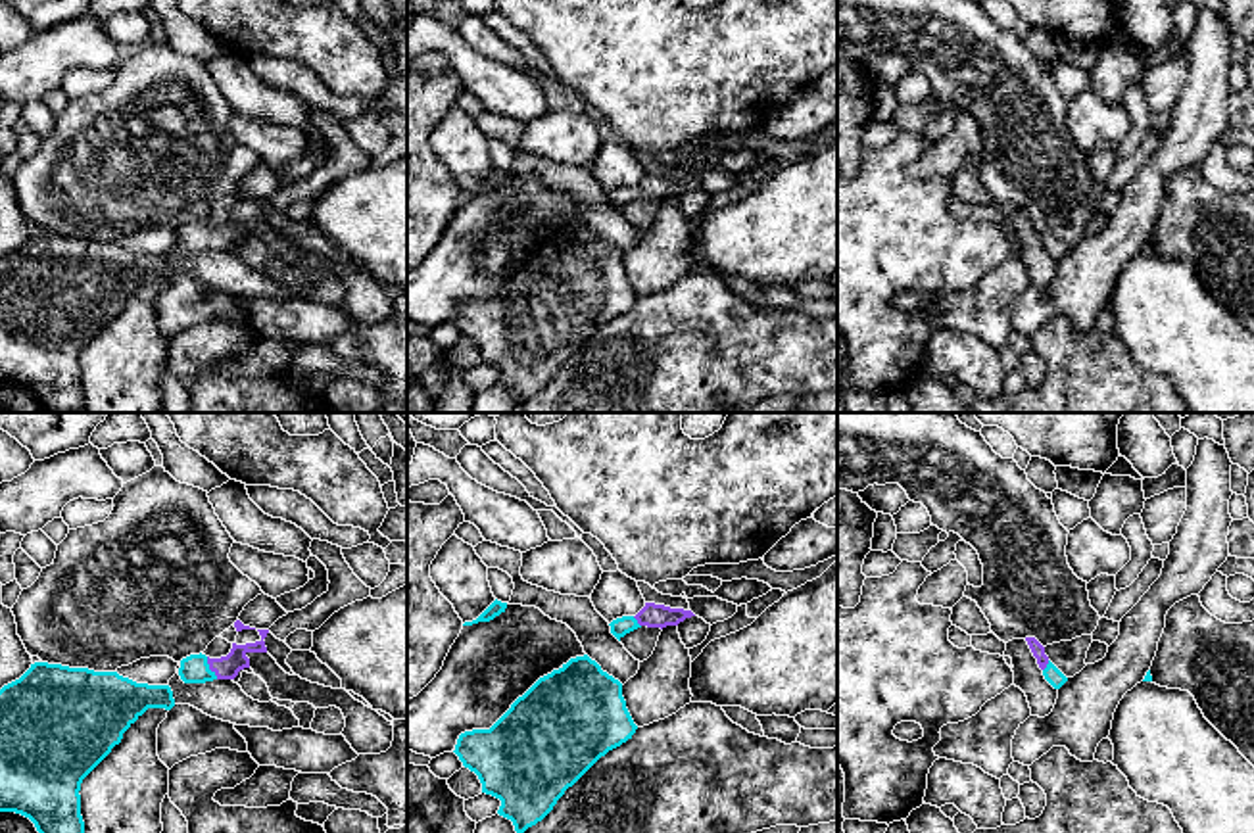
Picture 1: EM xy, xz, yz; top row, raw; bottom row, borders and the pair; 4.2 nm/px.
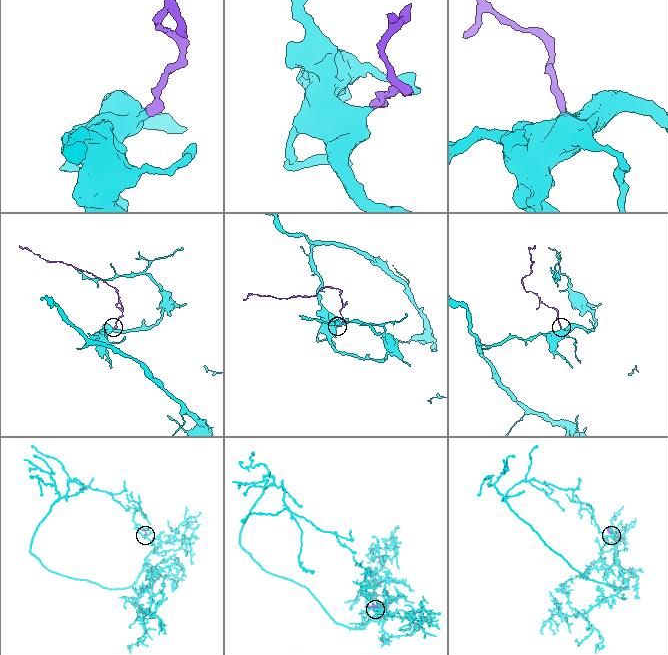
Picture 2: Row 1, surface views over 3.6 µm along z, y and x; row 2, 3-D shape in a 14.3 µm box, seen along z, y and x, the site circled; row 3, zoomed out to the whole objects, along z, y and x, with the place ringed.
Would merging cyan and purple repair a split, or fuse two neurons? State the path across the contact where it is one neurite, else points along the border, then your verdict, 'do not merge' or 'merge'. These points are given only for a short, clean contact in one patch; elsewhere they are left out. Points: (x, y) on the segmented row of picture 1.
runs through xy (194, 668), (208, 668), (227, 666); merge

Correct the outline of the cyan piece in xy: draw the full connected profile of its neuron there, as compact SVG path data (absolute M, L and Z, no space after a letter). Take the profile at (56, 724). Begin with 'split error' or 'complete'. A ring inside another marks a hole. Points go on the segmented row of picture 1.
complete; M35 662L0 689L0 812L29 818L38 833L84 833L83 779L148 710L175 706L169 685L136 683L117 672Z

